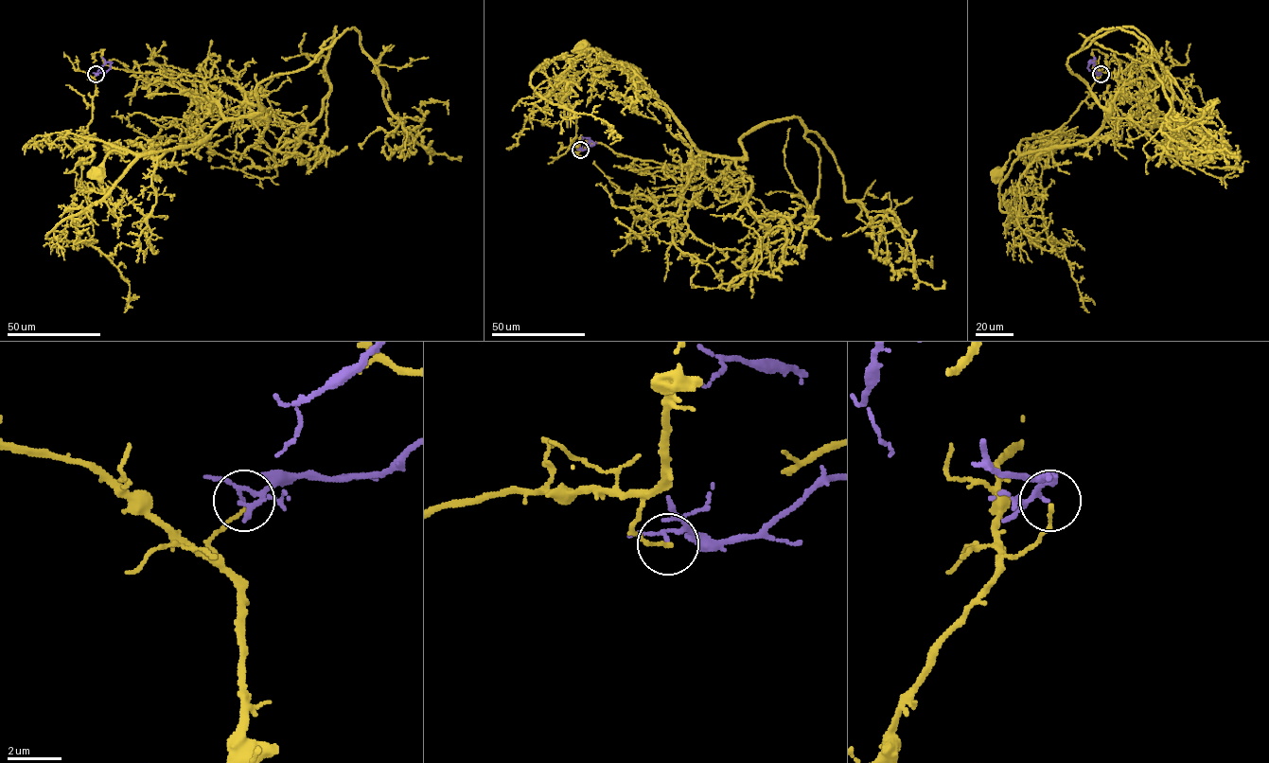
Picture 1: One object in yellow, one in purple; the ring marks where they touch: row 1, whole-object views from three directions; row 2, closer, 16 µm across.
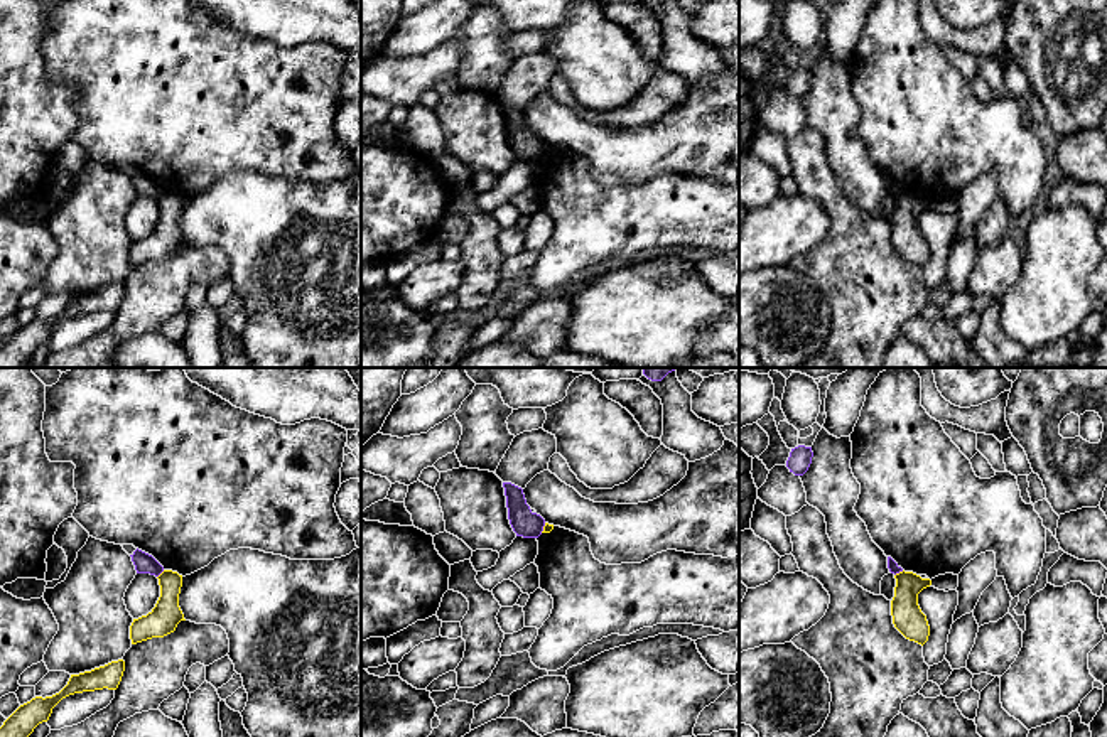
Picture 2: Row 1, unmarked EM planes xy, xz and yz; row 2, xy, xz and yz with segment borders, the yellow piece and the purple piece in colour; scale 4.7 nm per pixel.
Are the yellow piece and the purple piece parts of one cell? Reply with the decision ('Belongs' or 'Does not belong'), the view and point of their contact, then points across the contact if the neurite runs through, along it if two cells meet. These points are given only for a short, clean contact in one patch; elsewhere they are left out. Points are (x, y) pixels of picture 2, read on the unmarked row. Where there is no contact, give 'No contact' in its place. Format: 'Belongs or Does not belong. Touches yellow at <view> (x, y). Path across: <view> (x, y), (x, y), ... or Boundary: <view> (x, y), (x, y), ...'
Does not belong. Touches yellow at xy (161, 196). Boundary: xy (164, 193), (157, 199)

